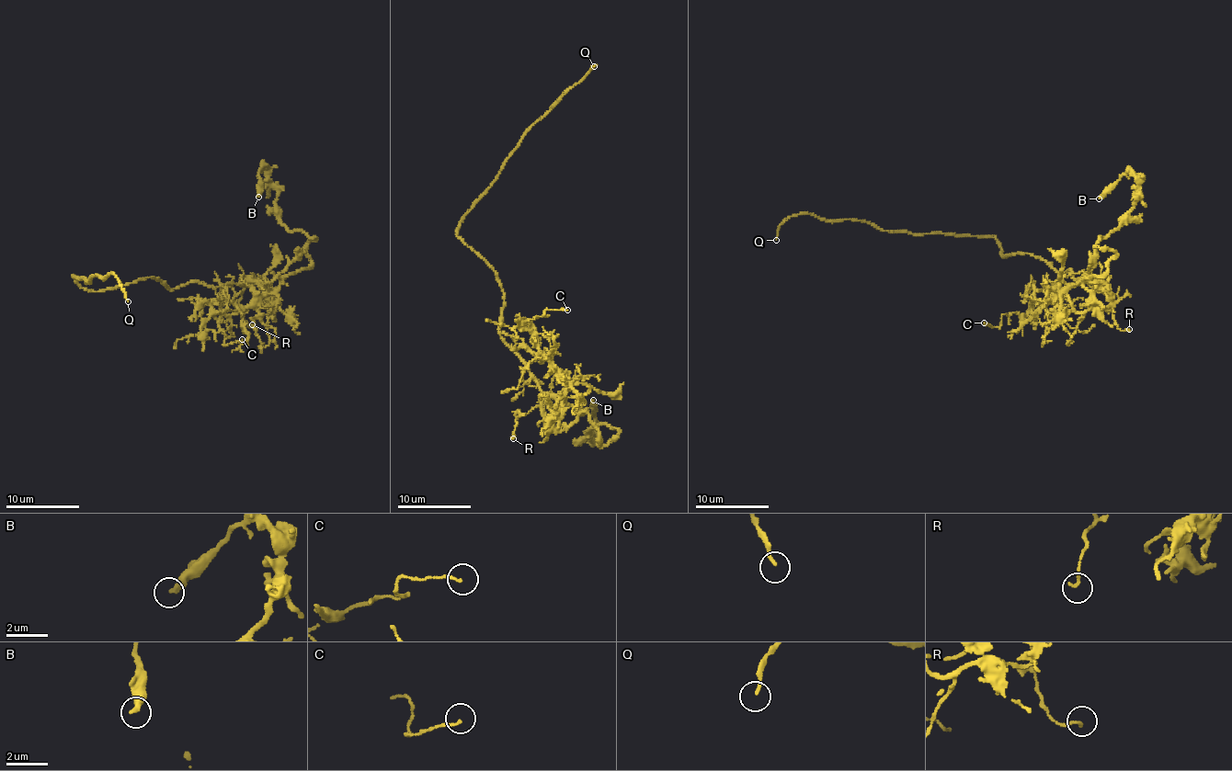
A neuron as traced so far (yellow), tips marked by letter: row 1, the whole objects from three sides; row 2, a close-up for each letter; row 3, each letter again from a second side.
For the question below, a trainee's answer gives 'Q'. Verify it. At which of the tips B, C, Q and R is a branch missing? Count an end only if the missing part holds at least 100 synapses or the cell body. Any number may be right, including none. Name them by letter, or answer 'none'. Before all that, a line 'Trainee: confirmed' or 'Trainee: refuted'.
Trainee: confirmed
Q

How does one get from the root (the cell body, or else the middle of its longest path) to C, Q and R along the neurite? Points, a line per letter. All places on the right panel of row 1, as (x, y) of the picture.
C: (1064, 273), (1088, 280), (1057, 290), (1043, 304), (1034, 300), (1025, 315), (1004, 314), (998, 327), (984, 323)
Q: (1064, 273), (1030, 254), (1003, 257), (993, 237), (891, 232), (810, 213), (794, 214), (780, 226), (776, 240)
R: (1064, 273), (1067, 269), (1074, 278), (1097, 283), (1110, 297), (1112, 317), (1119, 329), (1129, 329)

